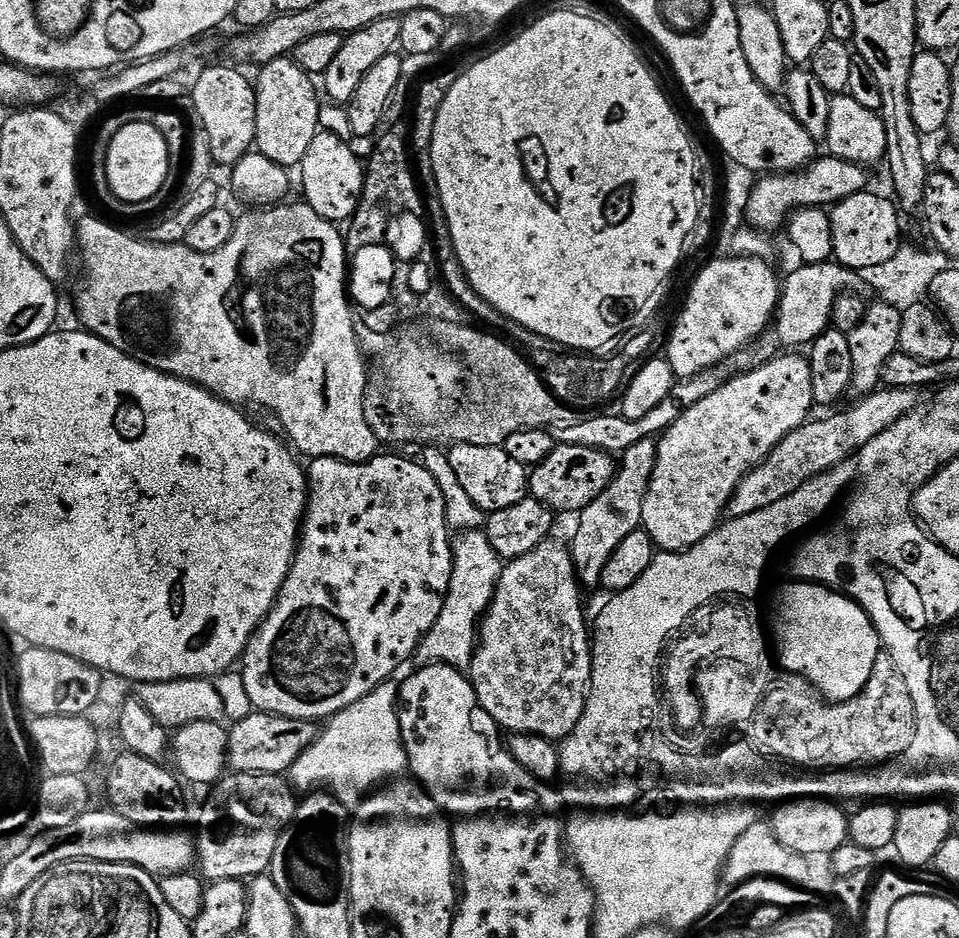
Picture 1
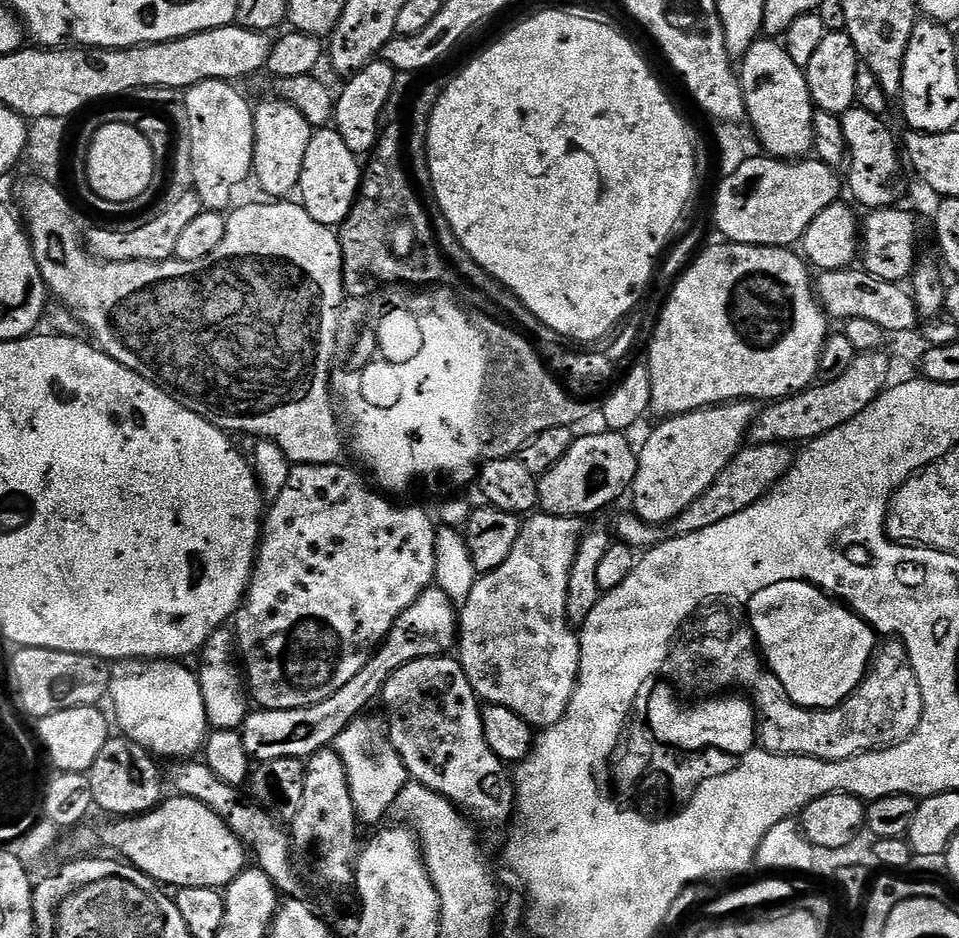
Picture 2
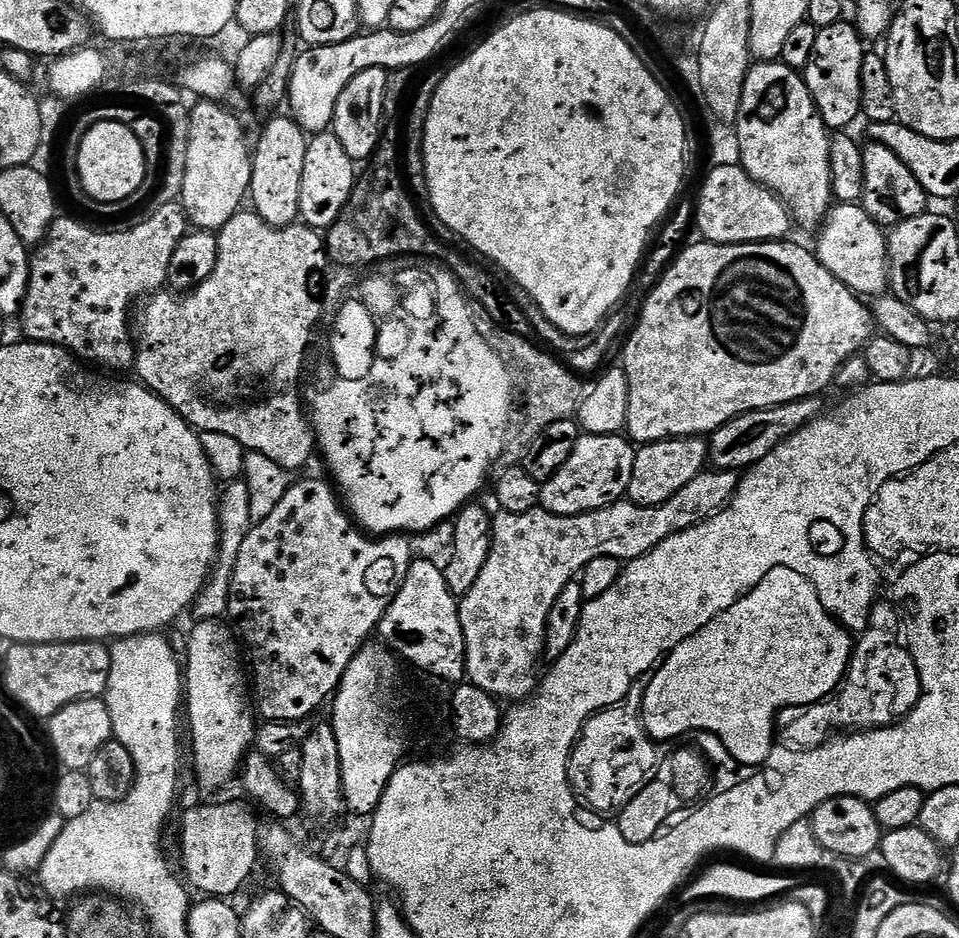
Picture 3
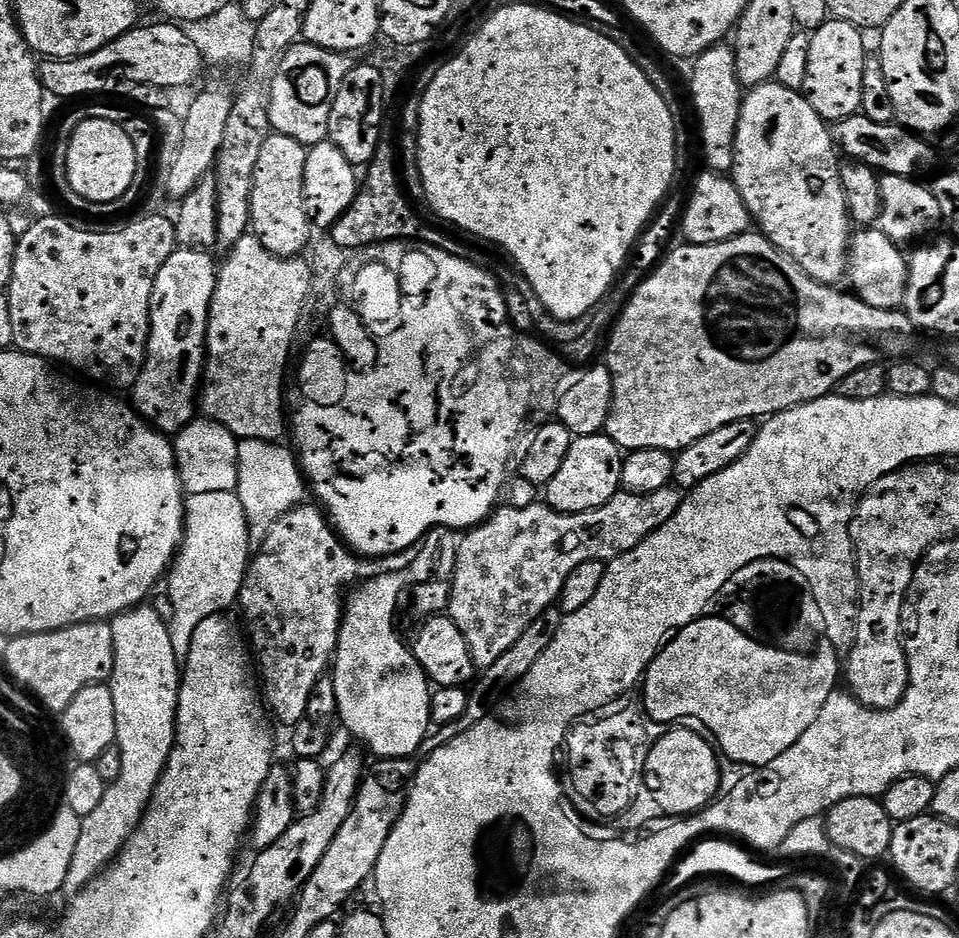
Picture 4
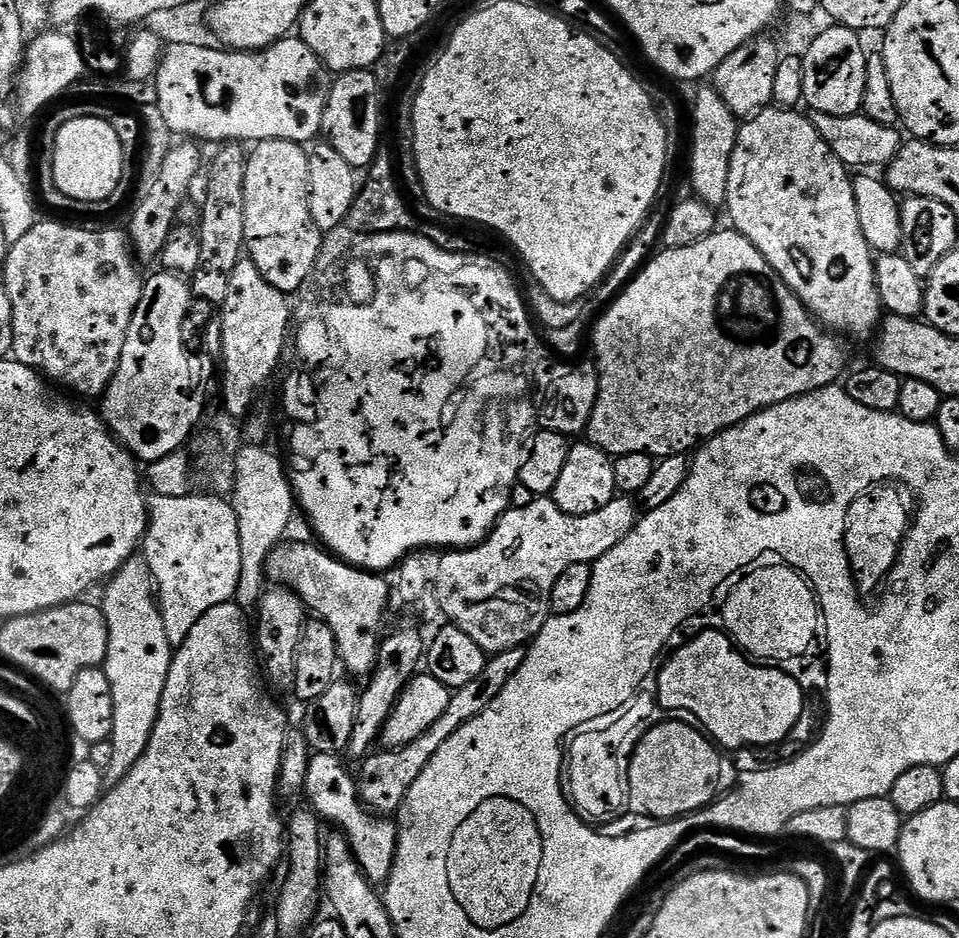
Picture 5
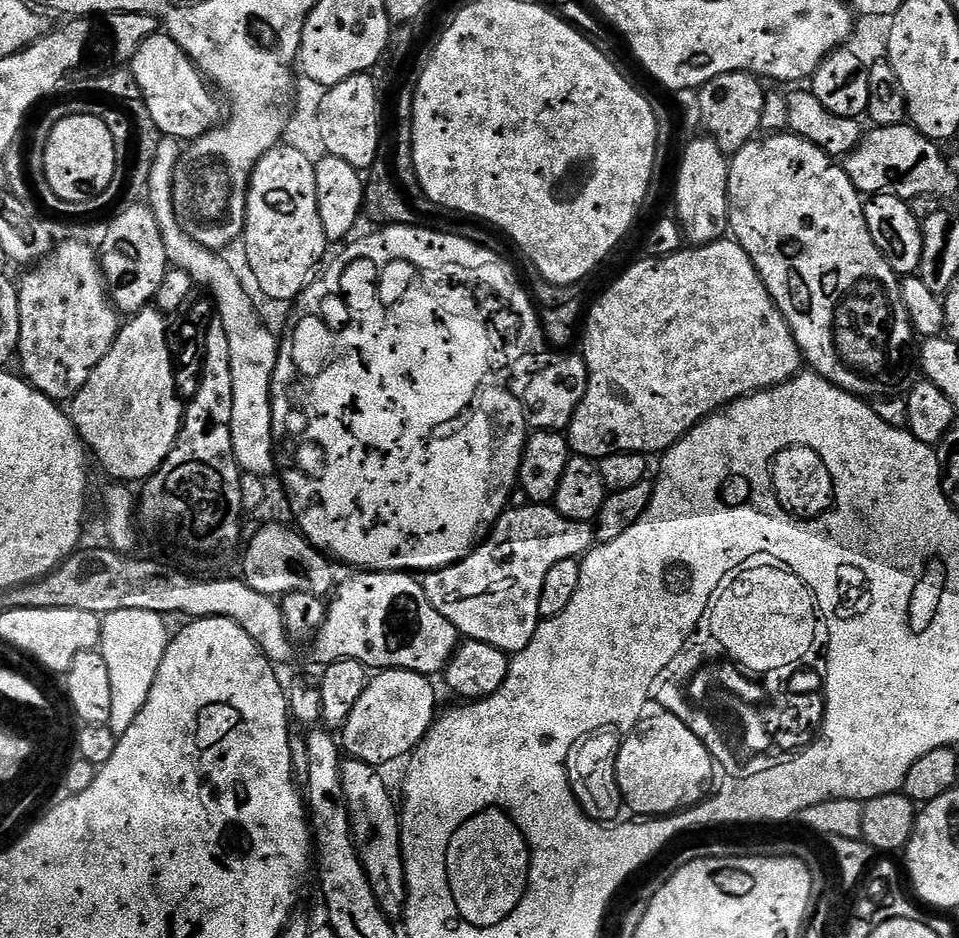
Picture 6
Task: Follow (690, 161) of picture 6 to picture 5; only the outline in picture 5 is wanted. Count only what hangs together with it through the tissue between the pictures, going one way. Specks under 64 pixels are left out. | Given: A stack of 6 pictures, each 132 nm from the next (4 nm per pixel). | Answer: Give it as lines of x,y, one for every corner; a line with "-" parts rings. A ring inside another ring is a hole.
705,86
696,96
696,105
692,108
692,188
695,199
704,200
711,208
720,210
726,204
726,186
730,178
730,158
734,154
738,117
726,106
726,102
716,93
715,88

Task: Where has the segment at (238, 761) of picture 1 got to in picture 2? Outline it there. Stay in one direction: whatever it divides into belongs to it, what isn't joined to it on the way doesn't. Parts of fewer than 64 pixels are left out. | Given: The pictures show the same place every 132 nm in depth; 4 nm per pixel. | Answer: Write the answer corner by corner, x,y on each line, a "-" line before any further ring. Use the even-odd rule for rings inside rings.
438,587
427,588
422,595
416,599
414,606
410,606
394,622
394,626
388,631
388,637
384,639
383,644
372,653
371,658
342,686
342,690
334,690
330,698
318,702
314,706
305,708
295,708
294,710
270,710
269,708
260,708
259,710
249,711
248,717
244,720
242,735
244,738
244,749
248,751
249,757
253,761
263,762
273,760
274,758
298,758
304,760
313,756
318,750
335,745
338,734
350,726
361,715
360,712
372,699
381,695
384,683
406,662
414,662
418,658
430,658
431,656
443,656
451,653
458,644
458,608
453,600

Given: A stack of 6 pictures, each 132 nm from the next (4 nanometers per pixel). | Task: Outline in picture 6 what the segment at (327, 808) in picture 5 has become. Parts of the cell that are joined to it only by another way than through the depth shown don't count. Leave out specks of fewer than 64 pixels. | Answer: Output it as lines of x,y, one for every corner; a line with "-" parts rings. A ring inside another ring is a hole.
348,758
340,765
342,790
348,803
348,814
352,818
352,838
370,882
370,890
374,890
374,898
382,914
386,914
388,920
400,922
403,921
404,907
408,901
406,866
400,841
401,809
397,801
396,804
392,801
392,792
384,781
384,774
381,769
361,760

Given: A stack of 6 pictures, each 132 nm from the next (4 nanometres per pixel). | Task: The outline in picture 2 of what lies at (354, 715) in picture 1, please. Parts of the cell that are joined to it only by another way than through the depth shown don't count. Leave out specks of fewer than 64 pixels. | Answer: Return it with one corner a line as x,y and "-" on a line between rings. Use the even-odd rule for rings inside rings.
358,718
338,734
334,745
338,758
346,766
346,774
350,782
350,798
354,798
354,810
357,821
361,825
379,825
384,815
389,815
390,809
395,805
398,794
408,783
410,777
402,758
392,748
388,741
385,729
371,724
365,718

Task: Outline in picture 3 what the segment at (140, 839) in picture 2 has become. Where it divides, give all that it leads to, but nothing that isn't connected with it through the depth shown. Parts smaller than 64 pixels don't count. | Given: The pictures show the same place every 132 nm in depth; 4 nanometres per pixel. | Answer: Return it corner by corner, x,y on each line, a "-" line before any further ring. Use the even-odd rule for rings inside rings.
247,803
244,804
204,804
201,808
192,808
180,820
180,860
184,863
183,875
186,877
187,883
193,889
197,888
198,891
204,892
205,897
208,898
232,898
232,895
247,882
252,876
252,871
256,868
256,859
261,859
262,853
260,851
260,830
262,827
261,821
256,821
256,816
251,812
253,809

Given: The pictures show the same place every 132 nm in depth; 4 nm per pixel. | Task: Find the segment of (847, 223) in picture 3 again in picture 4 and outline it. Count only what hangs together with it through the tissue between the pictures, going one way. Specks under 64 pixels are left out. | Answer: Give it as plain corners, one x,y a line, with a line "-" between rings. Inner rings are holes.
879,226
865,227
853,235
848,250
846,280
852,283
851,291
859,300
866,302
866,306
894,312
903,305
908,285
909,257
900,252
903,252
901,245
890,242

